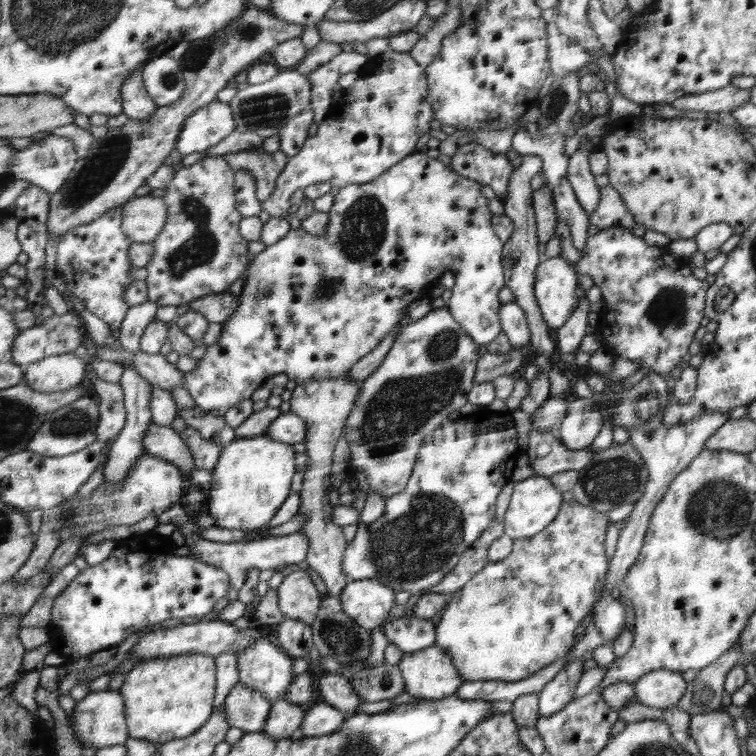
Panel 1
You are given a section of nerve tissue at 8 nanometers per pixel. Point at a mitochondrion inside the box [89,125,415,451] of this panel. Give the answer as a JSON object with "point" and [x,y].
{"point":[201,248]}

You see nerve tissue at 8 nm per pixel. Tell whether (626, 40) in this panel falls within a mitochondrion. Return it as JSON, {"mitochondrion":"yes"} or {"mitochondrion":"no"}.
{"mitochondrion":"no"}

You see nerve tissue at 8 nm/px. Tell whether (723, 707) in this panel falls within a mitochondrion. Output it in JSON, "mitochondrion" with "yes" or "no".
{"mitochondrion":"no"}

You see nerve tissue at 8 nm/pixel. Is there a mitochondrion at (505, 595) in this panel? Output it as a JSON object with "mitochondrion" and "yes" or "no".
{"mitochondrion":"yes"}

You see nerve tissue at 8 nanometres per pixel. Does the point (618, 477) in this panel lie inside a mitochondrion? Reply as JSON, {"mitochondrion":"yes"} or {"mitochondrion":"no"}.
{"mitochondrion":"yes"}

